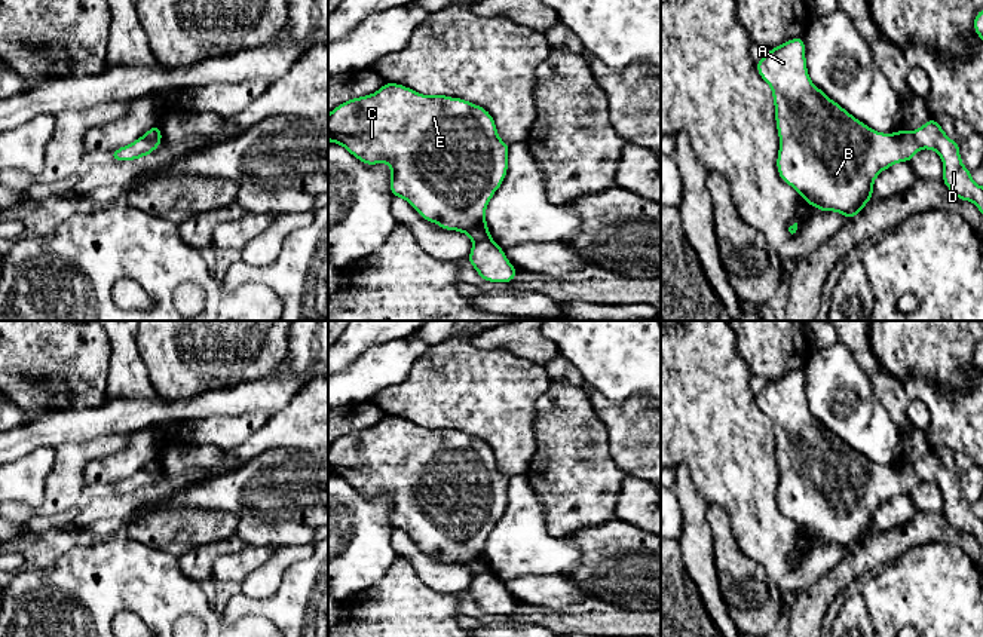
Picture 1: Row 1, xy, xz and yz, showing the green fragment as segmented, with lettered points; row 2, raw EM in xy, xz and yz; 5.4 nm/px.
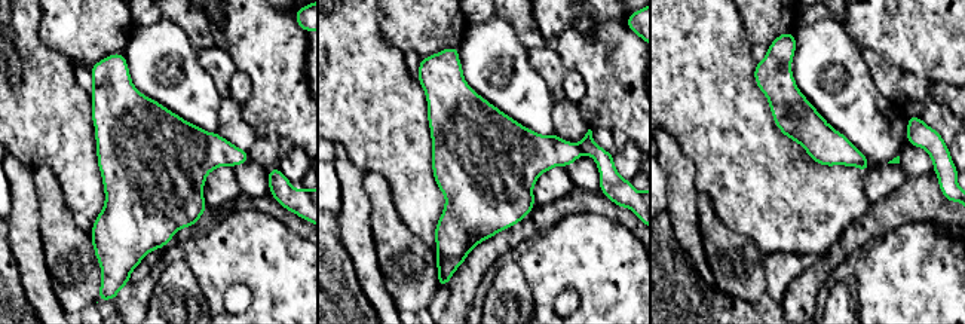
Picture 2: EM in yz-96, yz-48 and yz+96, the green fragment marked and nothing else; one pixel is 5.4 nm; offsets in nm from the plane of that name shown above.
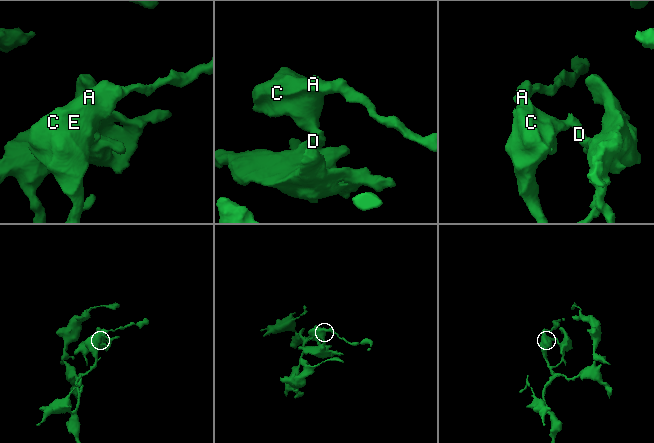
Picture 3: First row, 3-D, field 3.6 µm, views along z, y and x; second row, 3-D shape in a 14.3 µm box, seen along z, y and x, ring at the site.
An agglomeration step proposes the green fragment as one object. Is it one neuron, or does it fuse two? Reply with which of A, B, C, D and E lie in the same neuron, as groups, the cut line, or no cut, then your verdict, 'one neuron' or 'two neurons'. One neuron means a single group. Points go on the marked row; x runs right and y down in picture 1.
groups A B C E / D; cut xz (492, 239), (483, 239), (474, 245); two neurons

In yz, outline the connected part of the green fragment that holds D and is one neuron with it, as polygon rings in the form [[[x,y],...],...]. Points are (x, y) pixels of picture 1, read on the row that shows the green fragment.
[[[935,119],[913,131],[913,137],[922,148],[938,153],[943,160],[941,181],[959,199],[973,202],[983,214],[983,187],[971,180],[971,171],[961,160],[959,143],[952,141]]]

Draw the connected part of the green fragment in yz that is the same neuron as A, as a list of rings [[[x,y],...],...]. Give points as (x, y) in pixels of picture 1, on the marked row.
[[[803,37],[768,50],[756,68],[772,89],[780,137],[780,178],[800,193],[808,205],[823,212],[836,211],[851,220],[873,197],[876,177],[897,162],[910,162],[922,148],[913,132],[878,132],[817,88],[808,76]]]

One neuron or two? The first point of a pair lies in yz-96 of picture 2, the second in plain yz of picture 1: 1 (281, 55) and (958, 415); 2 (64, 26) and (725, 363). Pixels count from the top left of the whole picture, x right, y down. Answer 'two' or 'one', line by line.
1: one
2: two

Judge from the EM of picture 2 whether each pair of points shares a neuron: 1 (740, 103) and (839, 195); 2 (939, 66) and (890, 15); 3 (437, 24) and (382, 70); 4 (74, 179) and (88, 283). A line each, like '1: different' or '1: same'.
1: same
2: same
3: different
4: different

